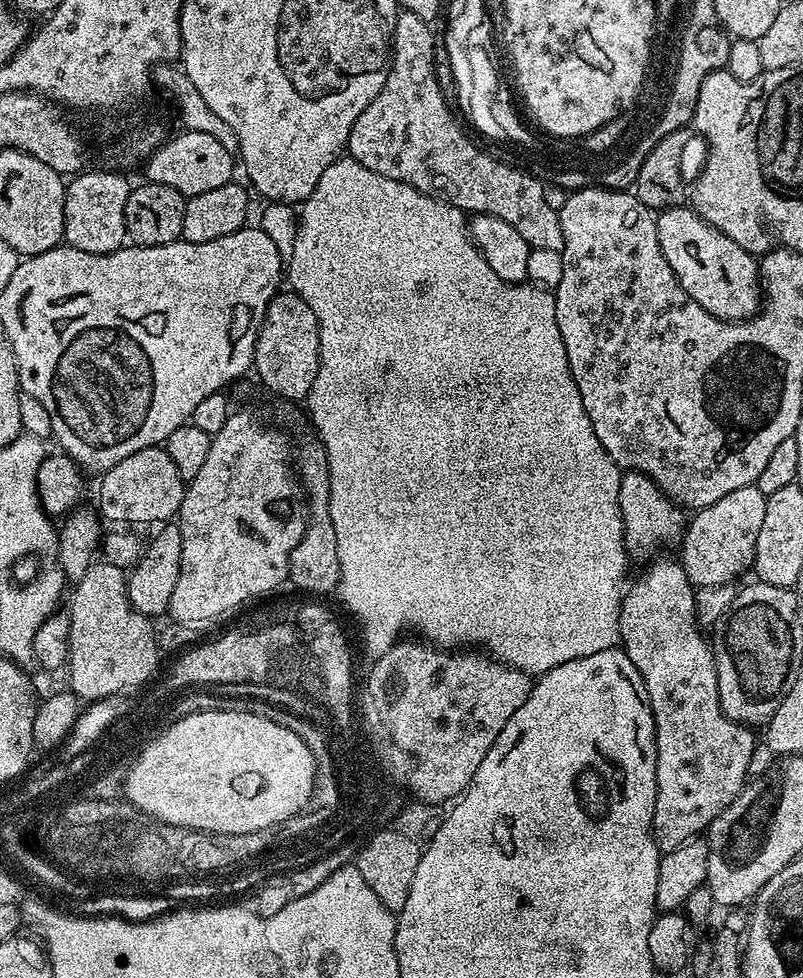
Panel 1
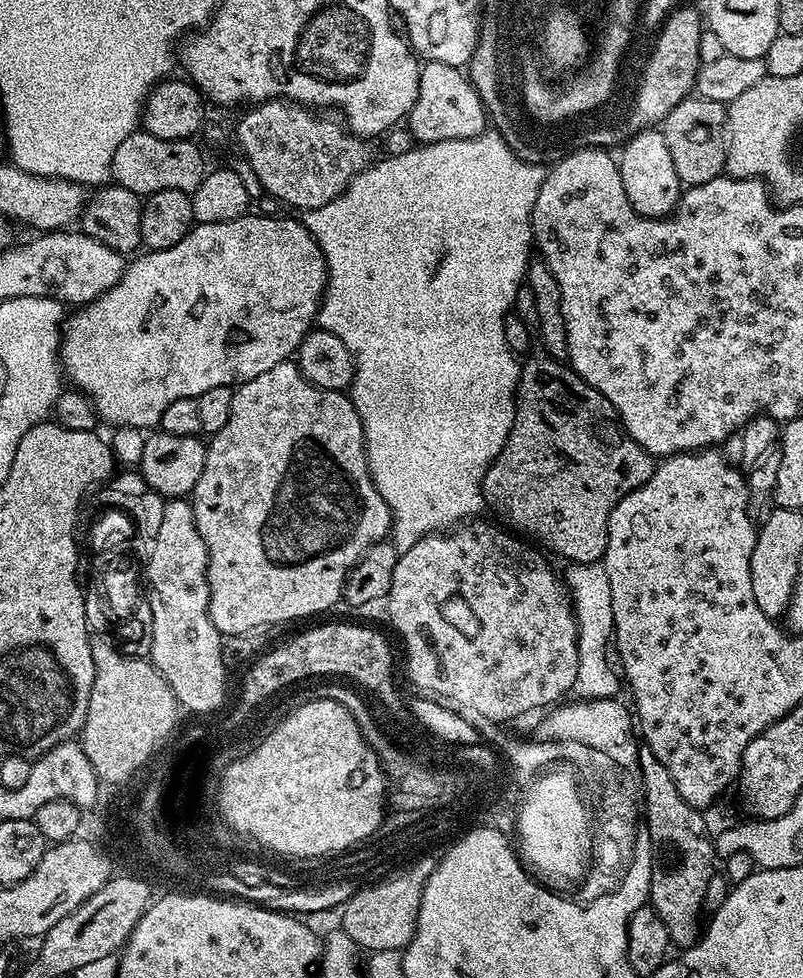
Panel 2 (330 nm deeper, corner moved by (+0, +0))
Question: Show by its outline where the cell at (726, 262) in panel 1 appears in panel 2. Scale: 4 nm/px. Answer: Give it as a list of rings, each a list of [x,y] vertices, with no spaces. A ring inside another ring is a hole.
[[[653,127],[636,133],[619,149],[618,163],[626,198],[630,198],[630,206],[634,206],[638,215],[655,220],[672,215],[680,201],[682,185],[674,170],[674,162],[670,158],[670,149],[666,147],[663,131]]]

